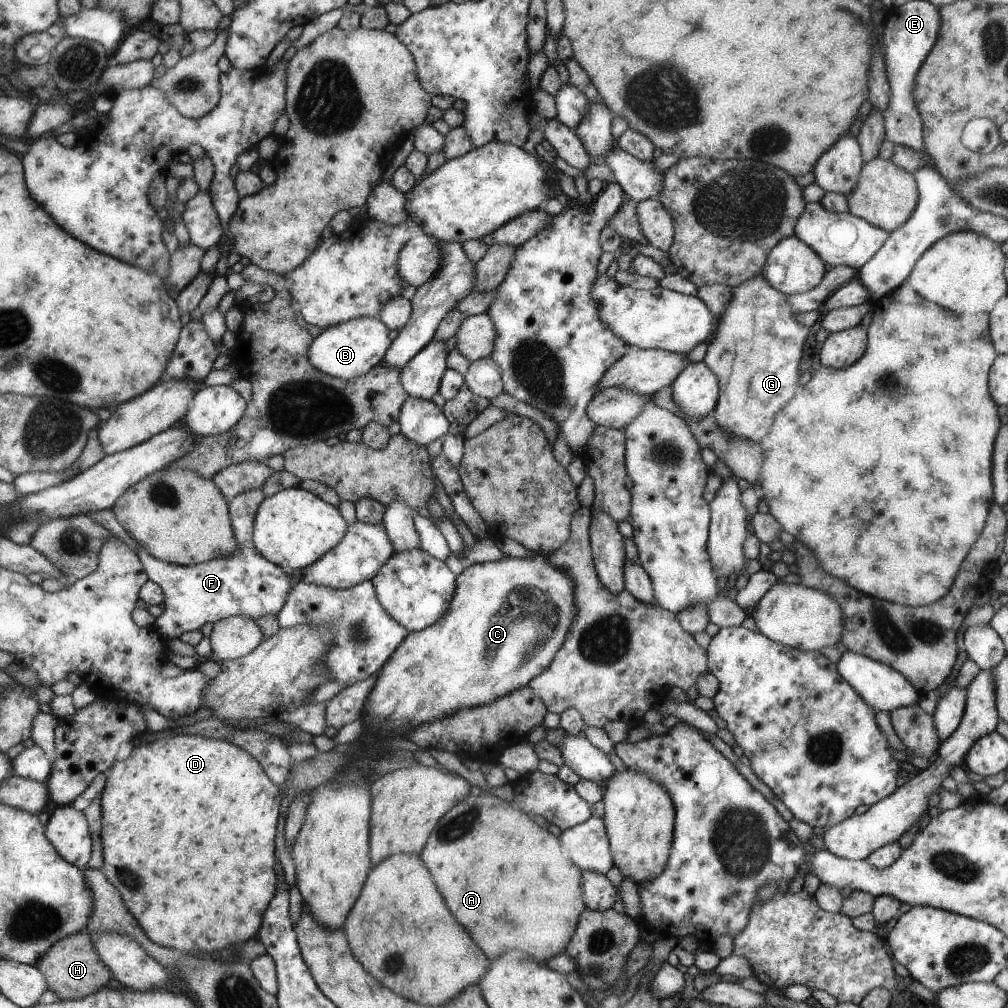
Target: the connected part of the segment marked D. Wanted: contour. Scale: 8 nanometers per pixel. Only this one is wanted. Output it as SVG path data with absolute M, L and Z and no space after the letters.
M167 733L164 737L151 742L136 744L130 755L123 761L115 761L107 772L107 782L102 792L102 839L106 858L102 871L106 873L111 884L123 892L129 910L137 916L142 928L149 932L151 940L161 946L171 946L177 950L199 950L199 952L219 952L227 946L247 942L249 938L257 938L262 927L265 910L269 902L277 894L277 856L275 856L275 838L279 834L279 812L283 800L282 787L276 785L267 774L263 765L244 748L227 740L215 740L201 735L183 733Z

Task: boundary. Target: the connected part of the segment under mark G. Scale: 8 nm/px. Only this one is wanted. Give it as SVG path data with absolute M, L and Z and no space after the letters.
M762 274L744 280L730 289L730 293L729 303L718 316L715 337L706 343L706 353L702 360L718 377L718 400L711 415L727 435L759 443L769 432L773 414L795 392L799 378L799 358L809 330L795 321L793 315L797 310L790 307L787 296L773 288Z

